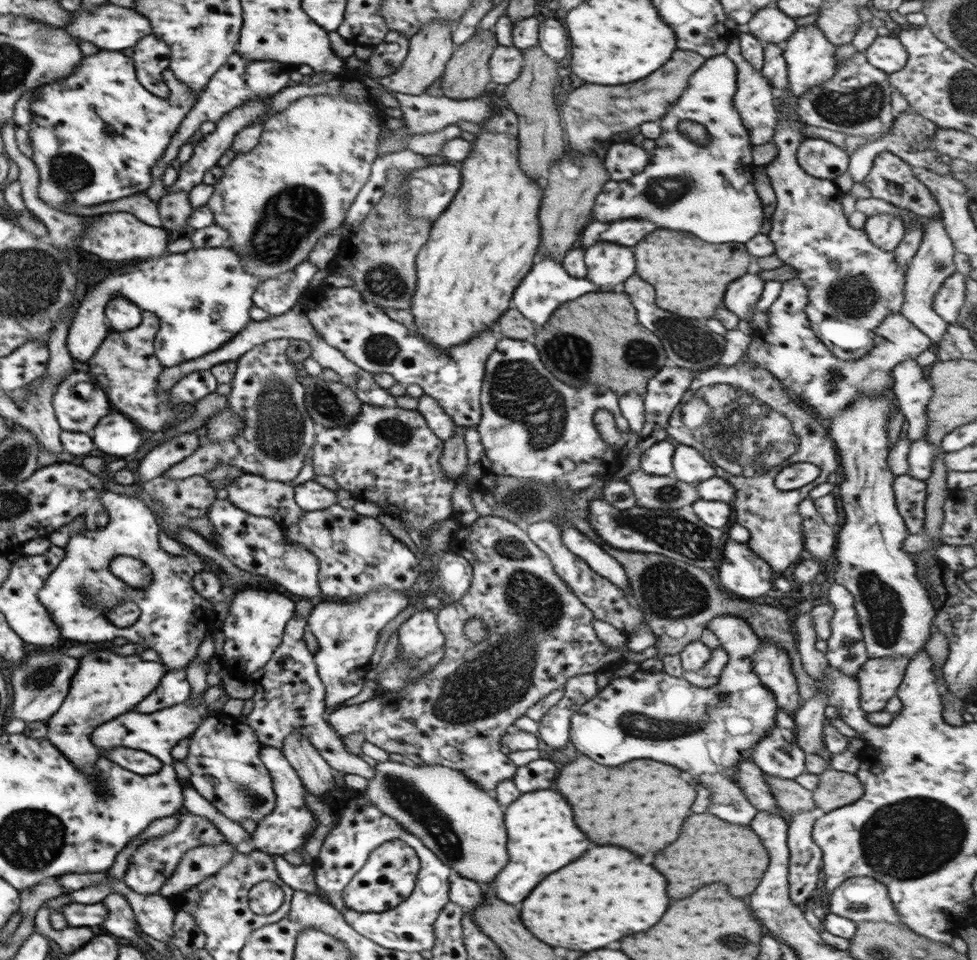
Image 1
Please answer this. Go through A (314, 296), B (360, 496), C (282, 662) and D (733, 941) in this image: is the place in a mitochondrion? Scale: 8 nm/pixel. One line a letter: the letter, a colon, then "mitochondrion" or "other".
A: other
B: other
C: other
D: mitochondrion

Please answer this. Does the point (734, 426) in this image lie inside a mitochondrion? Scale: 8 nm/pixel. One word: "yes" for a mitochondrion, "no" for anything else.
yes

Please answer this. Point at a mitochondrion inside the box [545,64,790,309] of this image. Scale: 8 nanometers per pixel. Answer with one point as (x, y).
(663, 193)

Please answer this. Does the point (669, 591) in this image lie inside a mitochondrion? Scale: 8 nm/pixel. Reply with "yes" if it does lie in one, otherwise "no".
yes

